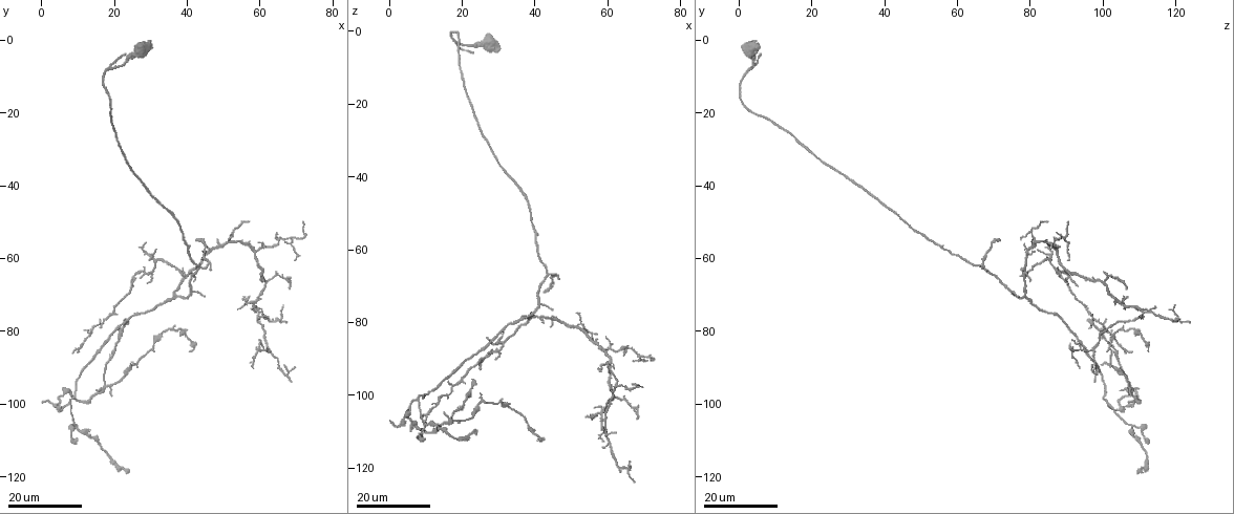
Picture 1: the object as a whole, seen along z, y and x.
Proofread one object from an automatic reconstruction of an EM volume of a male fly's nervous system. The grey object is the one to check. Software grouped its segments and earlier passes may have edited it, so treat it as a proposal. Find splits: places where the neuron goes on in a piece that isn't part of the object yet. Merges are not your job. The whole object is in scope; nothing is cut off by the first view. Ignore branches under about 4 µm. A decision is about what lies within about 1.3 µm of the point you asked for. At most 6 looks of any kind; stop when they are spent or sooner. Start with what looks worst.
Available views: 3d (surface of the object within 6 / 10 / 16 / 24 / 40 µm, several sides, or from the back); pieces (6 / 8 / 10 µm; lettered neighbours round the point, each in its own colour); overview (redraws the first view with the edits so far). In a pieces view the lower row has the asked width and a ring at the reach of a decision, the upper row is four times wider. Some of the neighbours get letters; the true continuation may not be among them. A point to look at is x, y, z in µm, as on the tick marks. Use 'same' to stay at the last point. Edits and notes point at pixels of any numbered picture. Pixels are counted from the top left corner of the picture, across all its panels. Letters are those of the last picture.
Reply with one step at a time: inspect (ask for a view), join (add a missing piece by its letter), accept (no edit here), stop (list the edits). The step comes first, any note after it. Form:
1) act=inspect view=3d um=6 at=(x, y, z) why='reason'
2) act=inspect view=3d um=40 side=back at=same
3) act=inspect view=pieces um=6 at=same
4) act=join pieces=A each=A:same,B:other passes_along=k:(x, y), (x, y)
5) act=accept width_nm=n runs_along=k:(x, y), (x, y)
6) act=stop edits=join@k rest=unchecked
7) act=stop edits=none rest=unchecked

act=inspect view=3d um=16 at=(22.5, 4.0, 5.5) why='an open end'

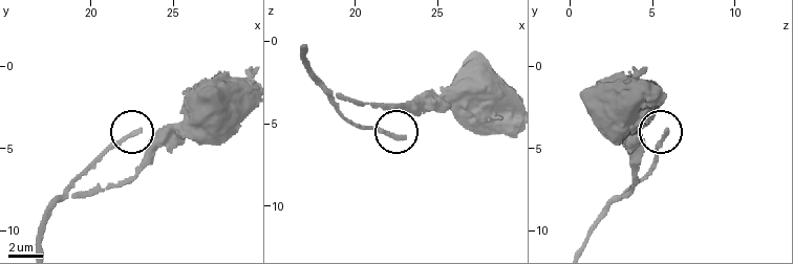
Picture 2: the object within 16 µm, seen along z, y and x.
act=inspect view=pieces um=8 at=(22.8, 4.0, 5.7)

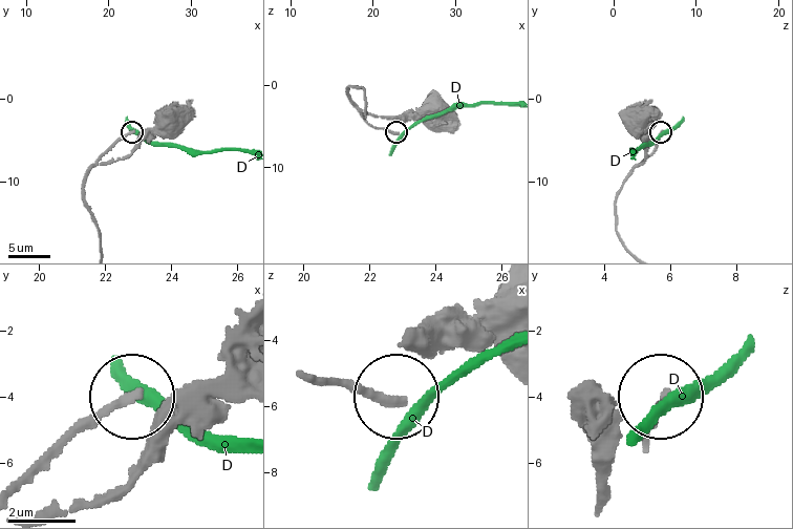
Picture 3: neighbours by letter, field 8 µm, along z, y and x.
act=accept each=D:other runs_along=3:(17, 488), (132, 398) found='none of them fits'

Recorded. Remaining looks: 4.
act=inspect view=3d um=24 at=(0.5, 99.0, 107.5) why='branch stops here'

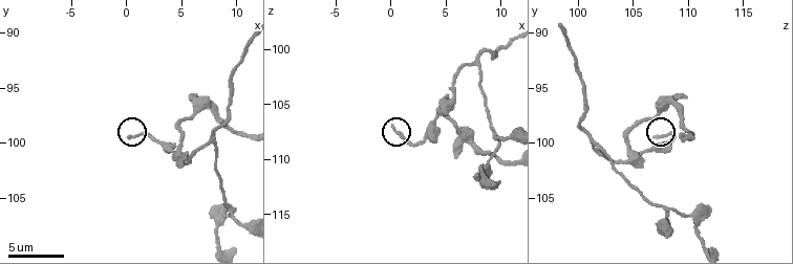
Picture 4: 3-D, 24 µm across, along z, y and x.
act=inspect view=pieces um=8 at=(0.2, 99.4, 107.0) why='what lies round it'

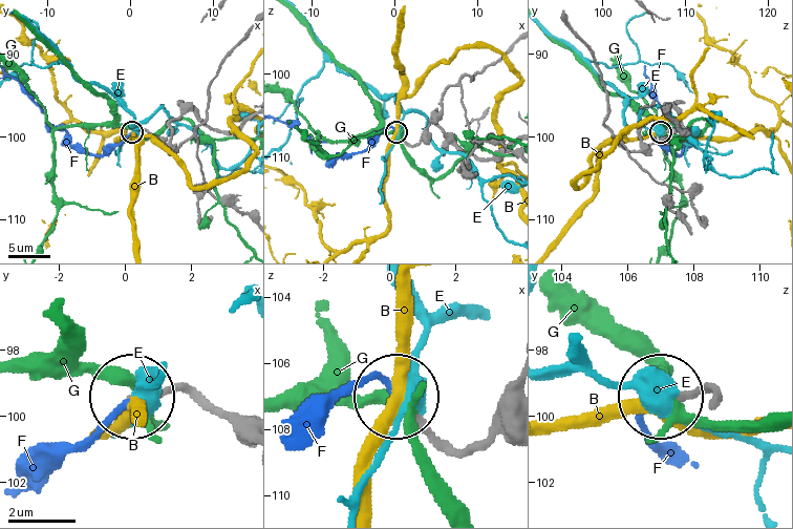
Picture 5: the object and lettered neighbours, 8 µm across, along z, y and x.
act=join pieces=F each=B:other,E:other,F:same,G:other found='it goes on there'

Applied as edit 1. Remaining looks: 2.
act=stop edits=join@5 rest=unchecked

